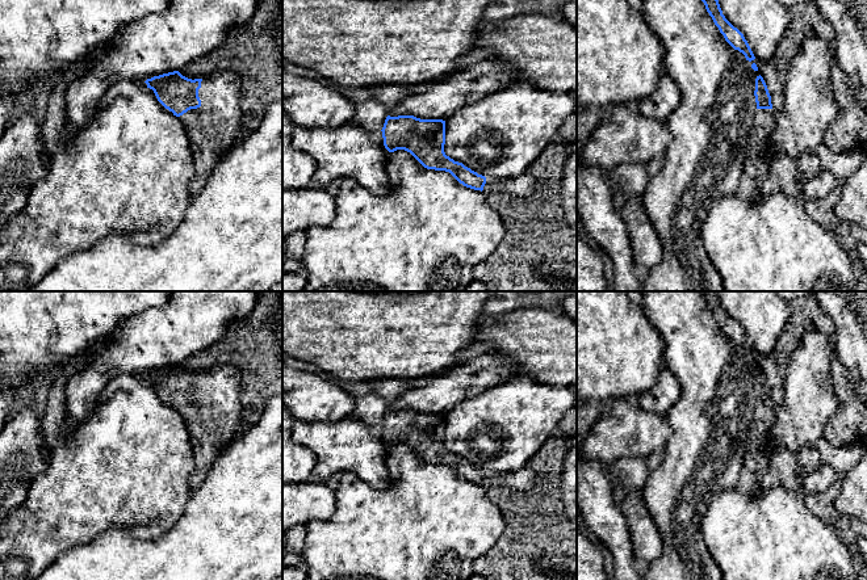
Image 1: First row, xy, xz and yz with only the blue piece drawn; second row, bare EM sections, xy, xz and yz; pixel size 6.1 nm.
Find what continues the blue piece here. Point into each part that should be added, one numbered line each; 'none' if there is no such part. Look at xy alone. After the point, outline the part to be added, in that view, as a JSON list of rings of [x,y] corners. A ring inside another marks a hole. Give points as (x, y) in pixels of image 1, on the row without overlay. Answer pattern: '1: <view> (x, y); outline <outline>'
1: xy (213, 421); outline [[[234,366],[214,369],[201,375],[201,400],[179,411],[188,428],[194,455],[189,487],[196,489],[204,480],[219,451],[240,433],[240,373]]]

